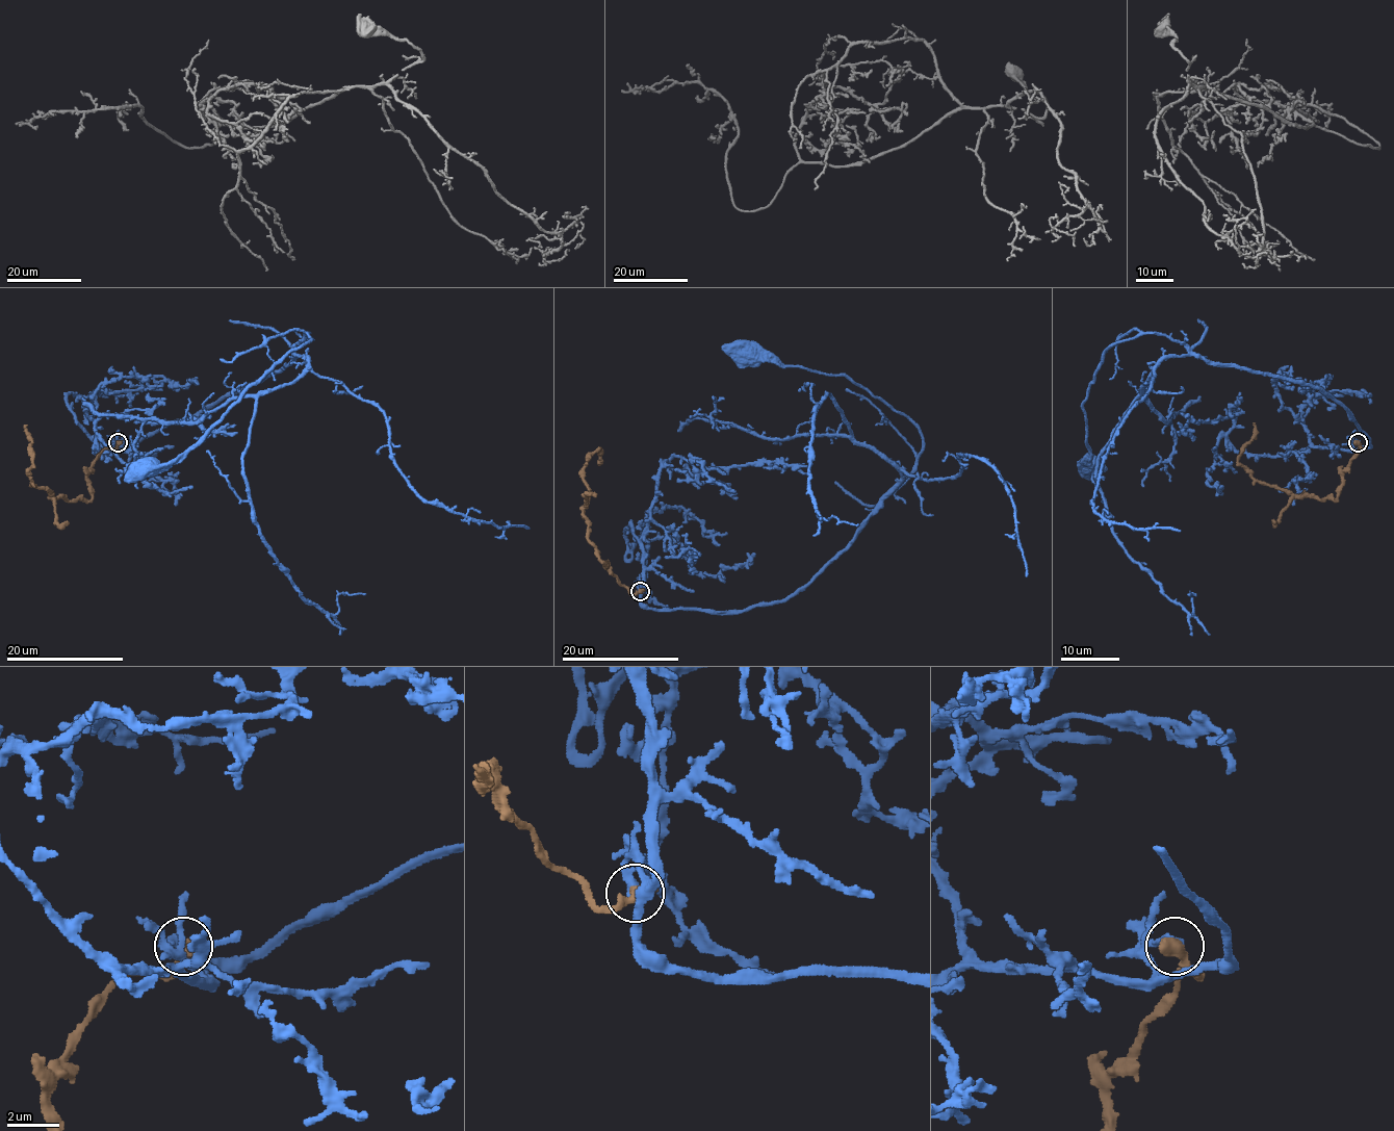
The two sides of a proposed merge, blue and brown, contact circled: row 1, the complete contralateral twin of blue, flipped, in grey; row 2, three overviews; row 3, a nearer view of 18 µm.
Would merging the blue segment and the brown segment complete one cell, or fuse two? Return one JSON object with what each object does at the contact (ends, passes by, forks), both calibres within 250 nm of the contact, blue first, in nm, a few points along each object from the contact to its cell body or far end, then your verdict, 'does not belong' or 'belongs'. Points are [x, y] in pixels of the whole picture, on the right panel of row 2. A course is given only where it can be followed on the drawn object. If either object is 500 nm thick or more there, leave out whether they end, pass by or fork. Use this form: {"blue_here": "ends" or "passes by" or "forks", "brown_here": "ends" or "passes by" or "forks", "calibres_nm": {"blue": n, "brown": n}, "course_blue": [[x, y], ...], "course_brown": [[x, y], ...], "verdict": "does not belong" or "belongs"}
{"calibres_nm": {"blue": 360, "brown": 600}, "course_blue": [[1358, 441], [1369, 443], [1311, 386], [1138, 333], [1109, 345], [1082, 406], [1092, 467]], "course_brown": [[1358, 441], [1362, 447], [1336, 500], [1292, 495], [1260, 484], [1238, 461], [1254, 423]], "verdict": "does not belong"}

